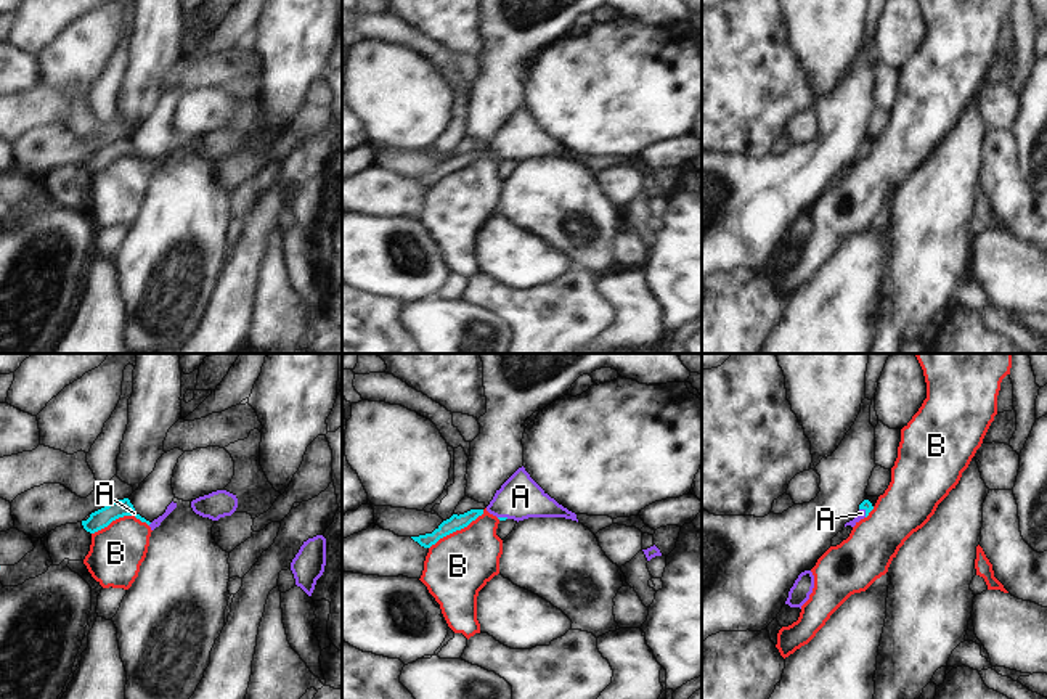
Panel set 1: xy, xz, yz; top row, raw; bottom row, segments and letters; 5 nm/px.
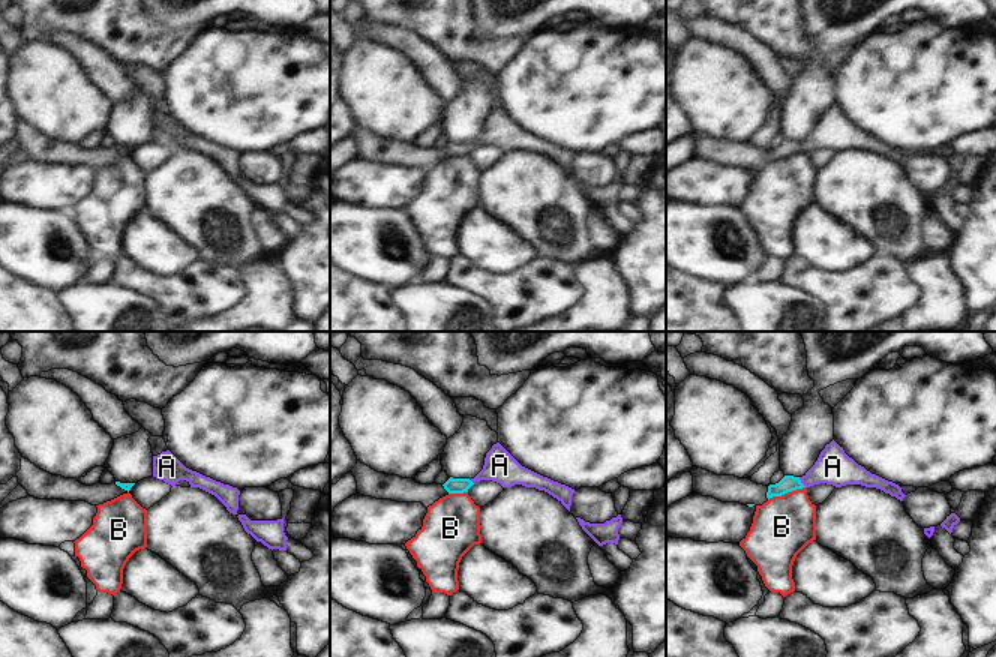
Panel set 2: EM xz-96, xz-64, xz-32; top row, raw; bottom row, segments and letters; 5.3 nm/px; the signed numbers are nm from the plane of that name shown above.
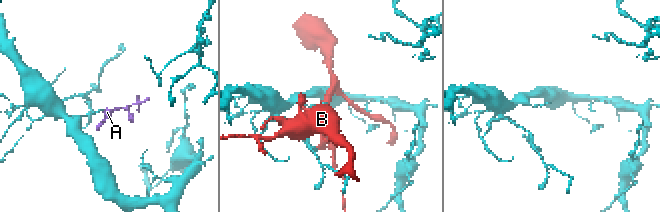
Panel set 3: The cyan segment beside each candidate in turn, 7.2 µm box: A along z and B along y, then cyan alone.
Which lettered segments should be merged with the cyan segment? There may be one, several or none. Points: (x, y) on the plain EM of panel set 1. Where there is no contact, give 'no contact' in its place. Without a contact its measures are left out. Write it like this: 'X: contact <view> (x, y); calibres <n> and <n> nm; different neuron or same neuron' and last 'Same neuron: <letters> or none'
A: contact yz (866, 151); calibres 50 and 50 nm; same neuron
B: contact xz (456, 169); calibres 80 and 320 nm; different neuron
Same neuron: A

